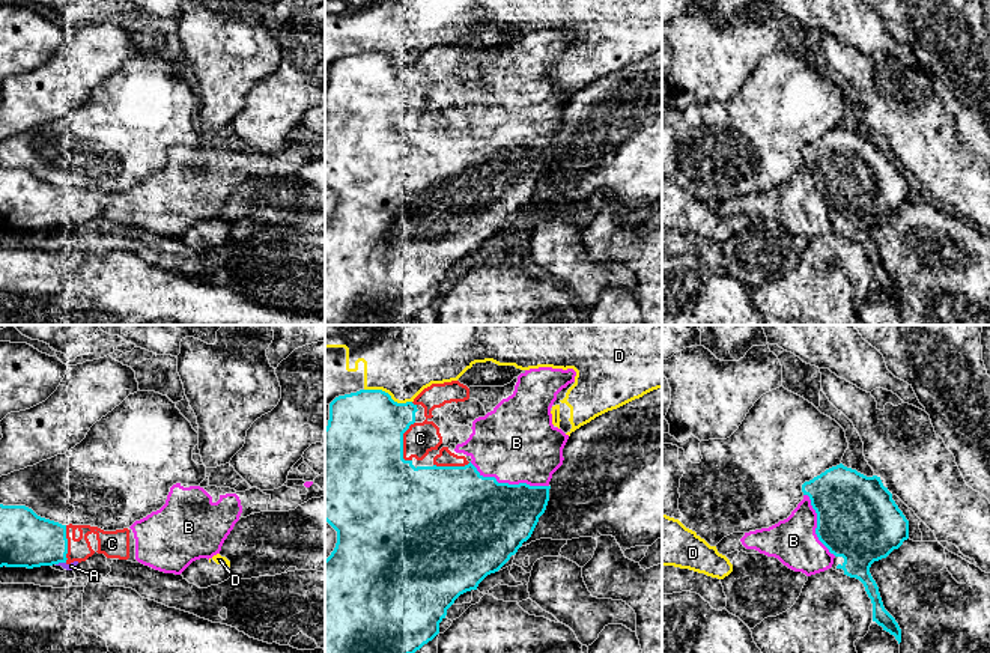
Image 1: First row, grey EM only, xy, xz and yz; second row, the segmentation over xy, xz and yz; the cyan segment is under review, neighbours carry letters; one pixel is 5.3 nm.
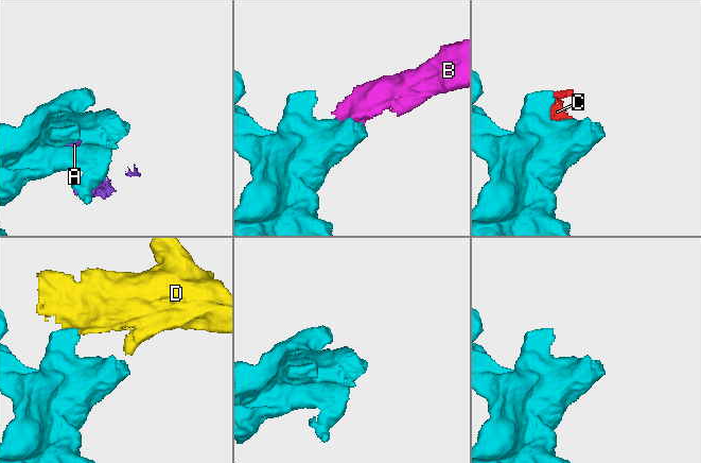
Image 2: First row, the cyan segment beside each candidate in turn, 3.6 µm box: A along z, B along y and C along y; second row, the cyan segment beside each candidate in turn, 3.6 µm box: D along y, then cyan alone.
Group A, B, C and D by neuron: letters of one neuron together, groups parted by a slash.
A C / B / D

